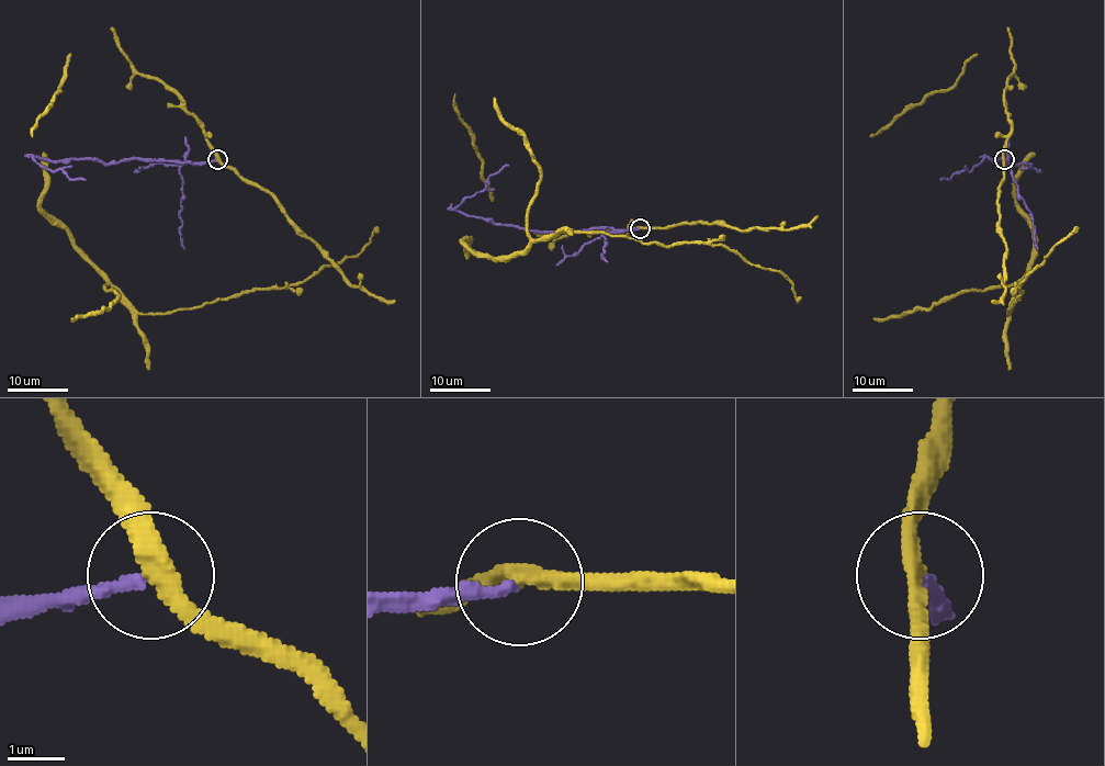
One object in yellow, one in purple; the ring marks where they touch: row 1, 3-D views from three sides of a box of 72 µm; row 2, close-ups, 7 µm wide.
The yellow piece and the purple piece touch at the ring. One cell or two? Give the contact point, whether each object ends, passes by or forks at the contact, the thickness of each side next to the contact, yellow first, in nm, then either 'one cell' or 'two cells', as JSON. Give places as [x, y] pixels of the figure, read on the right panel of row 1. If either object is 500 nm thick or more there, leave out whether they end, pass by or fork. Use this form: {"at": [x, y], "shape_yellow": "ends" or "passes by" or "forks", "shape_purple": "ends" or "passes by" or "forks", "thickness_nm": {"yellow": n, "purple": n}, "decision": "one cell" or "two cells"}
{"at": [1004, 159], "shape_yellow": "passes by", "shape_purple": "ends", "thickness_nm": {"yellow": 320, "purple": 200}, "decision": "two cells"}

